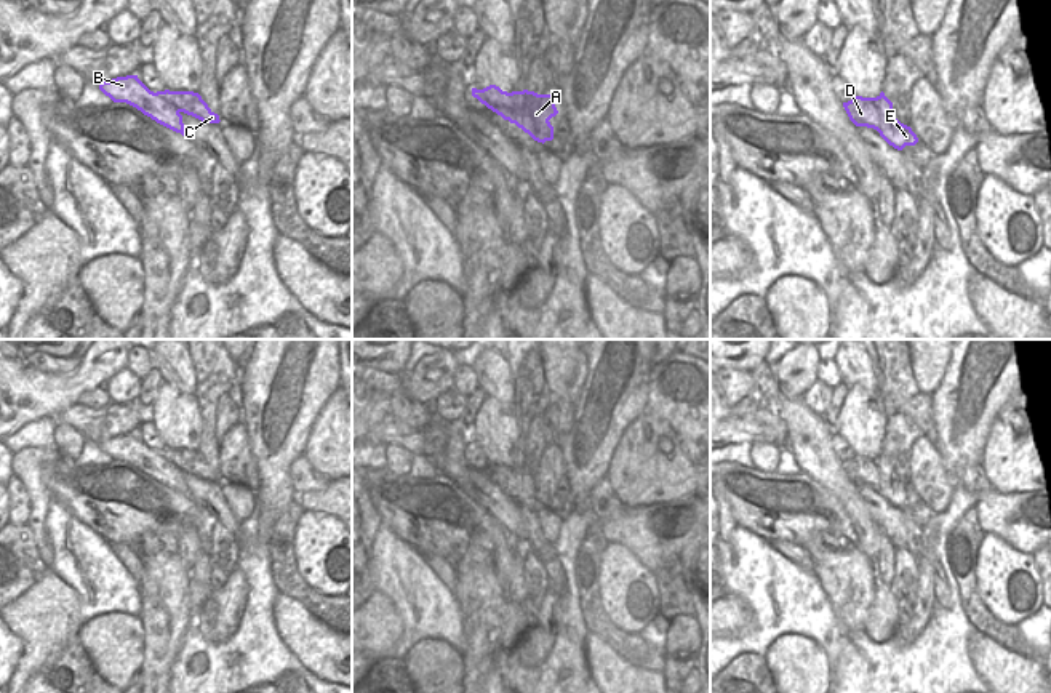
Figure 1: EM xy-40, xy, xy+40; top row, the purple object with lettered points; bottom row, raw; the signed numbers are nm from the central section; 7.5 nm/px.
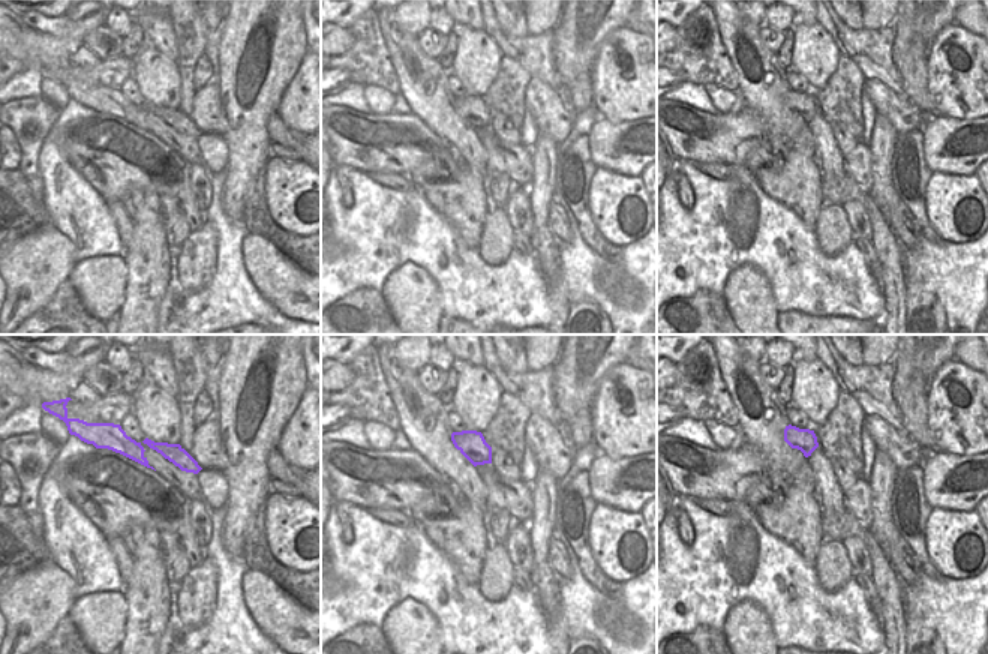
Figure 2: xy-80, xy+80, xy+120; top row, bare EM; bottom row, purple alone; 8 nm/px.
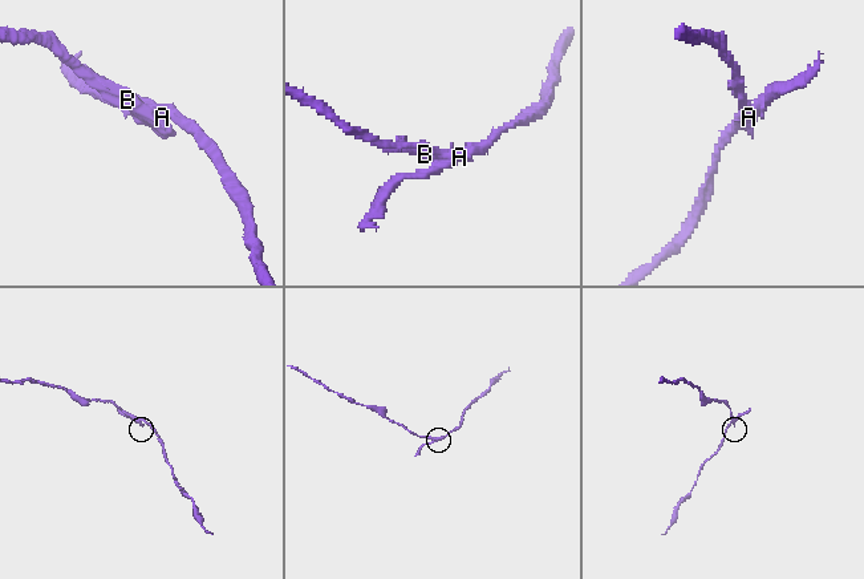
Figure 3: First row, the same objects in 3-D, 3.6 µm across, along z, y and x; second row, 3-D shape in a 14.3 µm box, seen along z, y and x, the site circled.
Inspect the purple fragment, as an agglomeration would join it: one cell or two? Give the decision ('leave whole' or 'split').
split

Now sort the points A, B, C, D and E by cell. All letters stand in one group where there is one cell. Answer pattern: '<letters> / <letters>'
A C E / B D

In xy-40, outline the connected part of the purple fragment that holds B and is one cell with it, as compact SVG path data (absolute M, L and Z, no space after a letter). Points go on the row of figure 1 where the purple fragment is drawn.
M138 75L117 77L99 83L99 90L114 102L126 102L163 125L163 99L150 91Z

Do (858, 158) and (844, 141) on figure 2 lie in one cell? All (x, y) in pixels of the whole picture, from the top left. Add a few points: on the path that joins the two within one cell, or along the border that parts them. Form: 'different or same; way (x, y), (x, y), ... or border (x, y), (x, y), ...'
different; border (867, 144), (858, 143), (844, 156)

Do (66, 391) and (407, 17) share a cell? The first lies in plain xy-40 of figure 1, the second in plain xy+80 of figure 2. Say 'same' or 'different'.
same

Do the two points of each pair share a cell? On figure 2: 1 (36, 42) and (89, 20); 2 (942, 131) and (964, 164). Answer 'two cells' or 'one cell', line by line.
1: one cell
2: one cell

